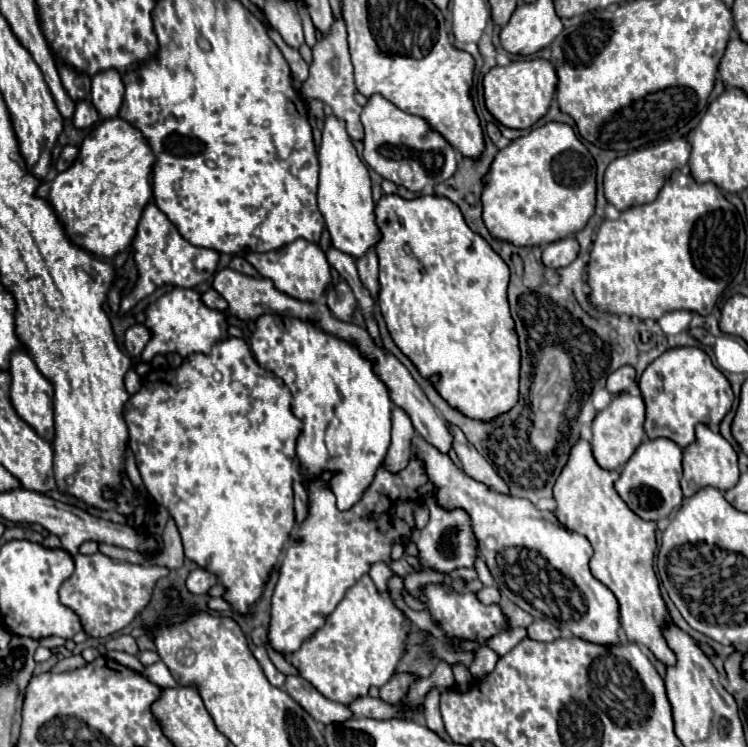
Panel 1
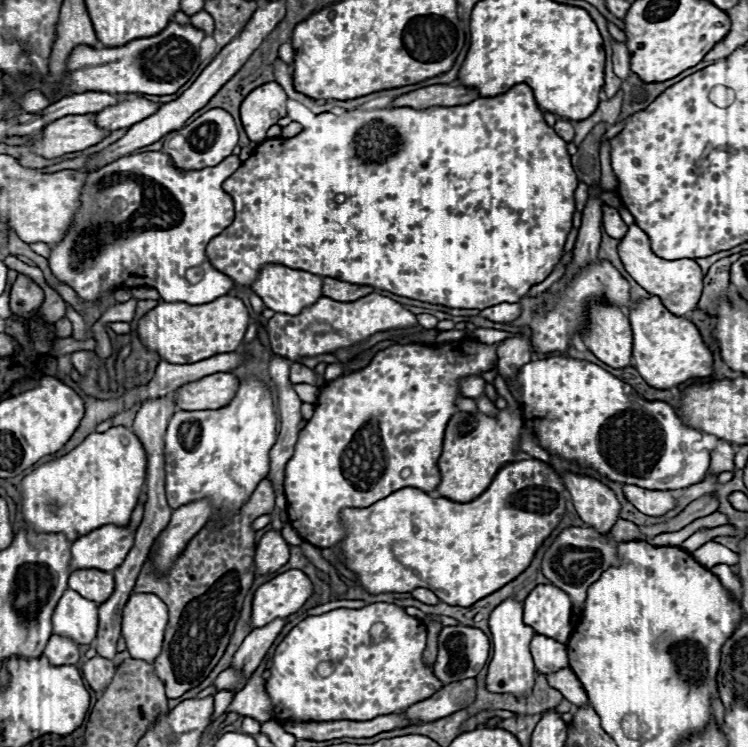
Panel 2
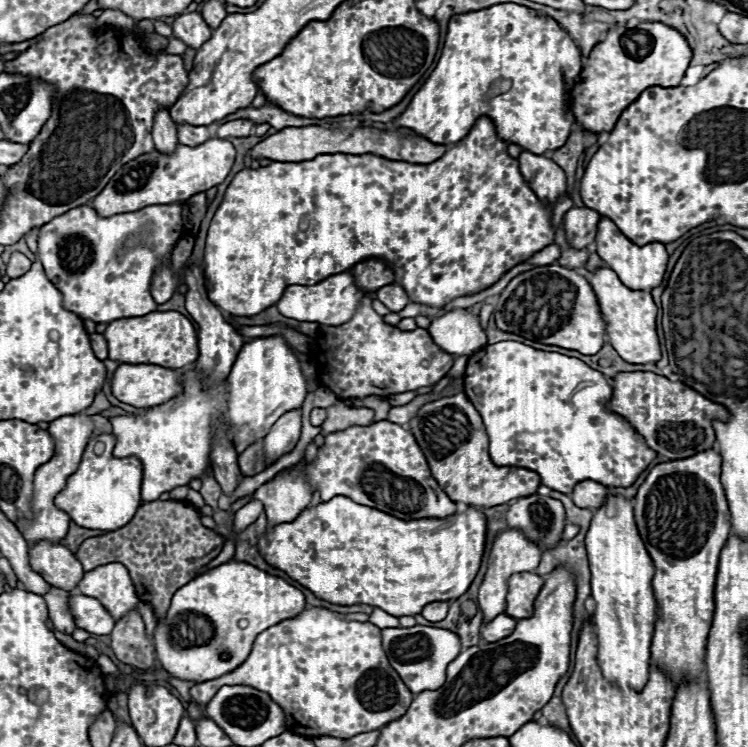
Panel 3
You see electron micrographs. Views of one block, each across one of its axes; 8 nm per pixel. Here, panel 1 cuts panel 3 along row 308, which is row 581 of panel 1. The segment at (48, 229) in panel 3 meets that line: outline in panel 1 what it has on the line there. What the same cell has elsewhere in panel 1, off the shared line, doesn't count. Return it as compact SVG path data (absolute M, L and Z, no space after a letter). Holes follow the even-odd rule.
M100 552L92 556L76 554L74 562L76 570L72 578L66 580L60 588L60 600L80 616L84 630L94 638L108 638L126 628L128 622L132 622L136 614L140 614L148 606L156 580L169 574L167 568L160 566L114 562Z

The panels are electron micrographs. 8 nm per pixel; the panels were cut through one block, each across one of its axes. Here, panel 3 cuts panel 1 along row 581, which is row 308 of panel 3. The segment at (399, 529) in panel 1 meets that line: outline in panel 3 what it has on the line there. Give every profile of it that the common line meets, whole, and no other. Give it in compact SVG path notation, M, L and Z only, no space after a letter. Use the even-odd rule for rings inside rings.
M346 270L346 272L334 274L334 276L318 282L314 286L300 286L300 284L288 286L276 306L278 306L280 314L284 314L286 318L294 318L300 322L318 322L318 324L326 324L326 326L340 326L354 316L354 312L360 306L360 300L364 296L374 298L374 292L360 290L354 284L352 270Z

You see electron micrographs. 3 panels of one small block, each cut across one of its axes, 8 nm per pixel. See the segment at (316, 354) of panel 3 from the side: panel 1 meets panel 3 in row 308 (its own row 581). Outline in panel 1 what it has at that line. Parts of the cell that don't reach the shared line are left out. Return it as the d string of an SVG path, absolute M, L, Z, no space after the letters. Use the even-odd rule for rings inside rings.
M364 574L342 598L342 602L334 608L332 614L326 616L326 622L320 630L316 630L308 640L302 642L300 650L284 654L286 660L298 670L302 678L306 678L318 692L326 698L336 700L340 704L350 704L358 696L366 696L370 686L384 686L396 664L406 652L406 640L412 628L412 620L394 604L390 592L378 592L372 578Z

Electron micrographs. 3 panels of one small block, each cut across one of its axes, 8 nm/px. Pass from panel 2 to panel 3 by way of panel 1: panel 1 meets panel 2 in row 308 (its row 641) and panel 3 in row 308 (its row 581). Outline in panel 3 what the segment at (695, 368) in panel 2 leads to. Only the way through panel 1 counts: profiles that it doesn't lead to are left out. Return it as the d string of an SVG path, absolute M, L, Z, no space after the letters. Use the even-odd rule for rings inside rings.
M598 268L590 278L592 290L596 294L600 314L606 322L606 336L612 348L620 354L622 360L630 364L648 364L660 360L660 344L656 336L656 304L648 290L630 290L626 288L616 272L610 268Z

